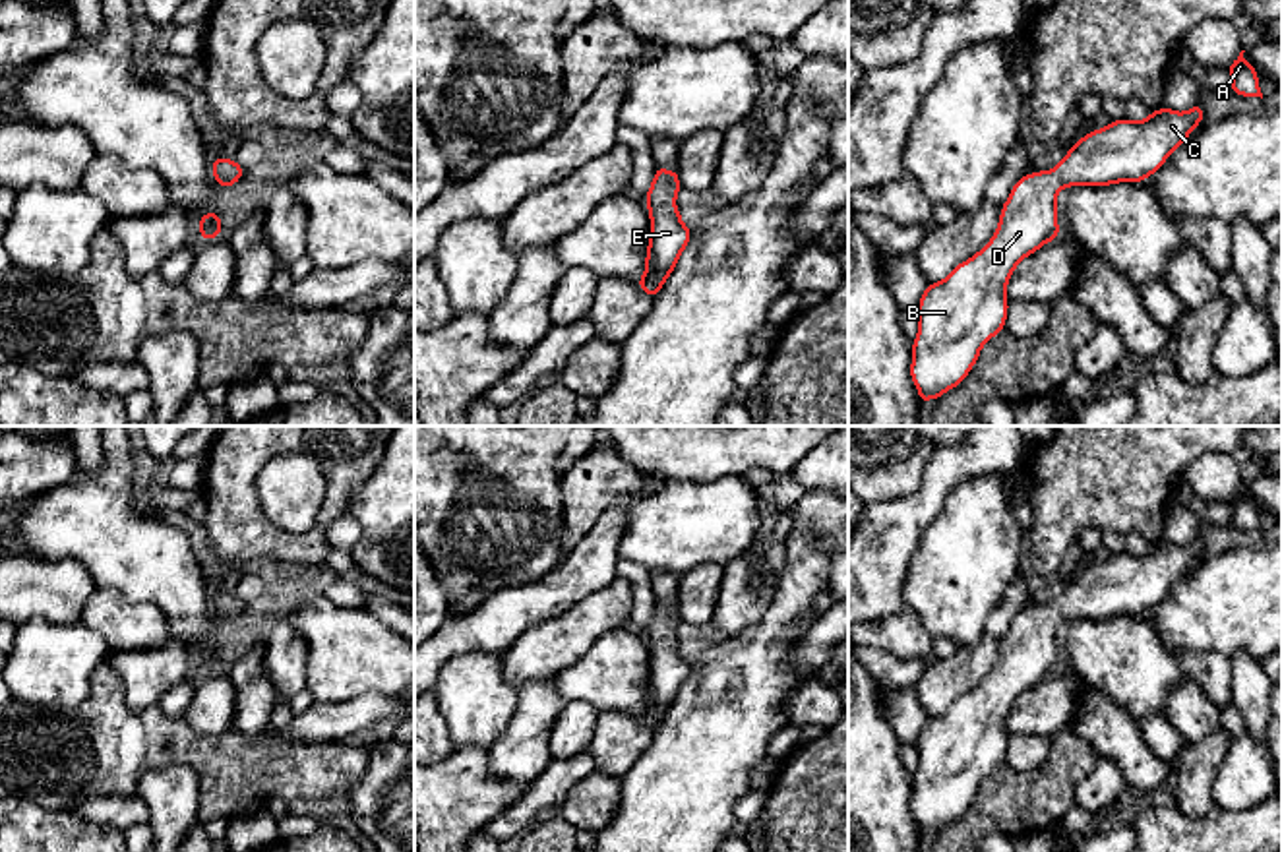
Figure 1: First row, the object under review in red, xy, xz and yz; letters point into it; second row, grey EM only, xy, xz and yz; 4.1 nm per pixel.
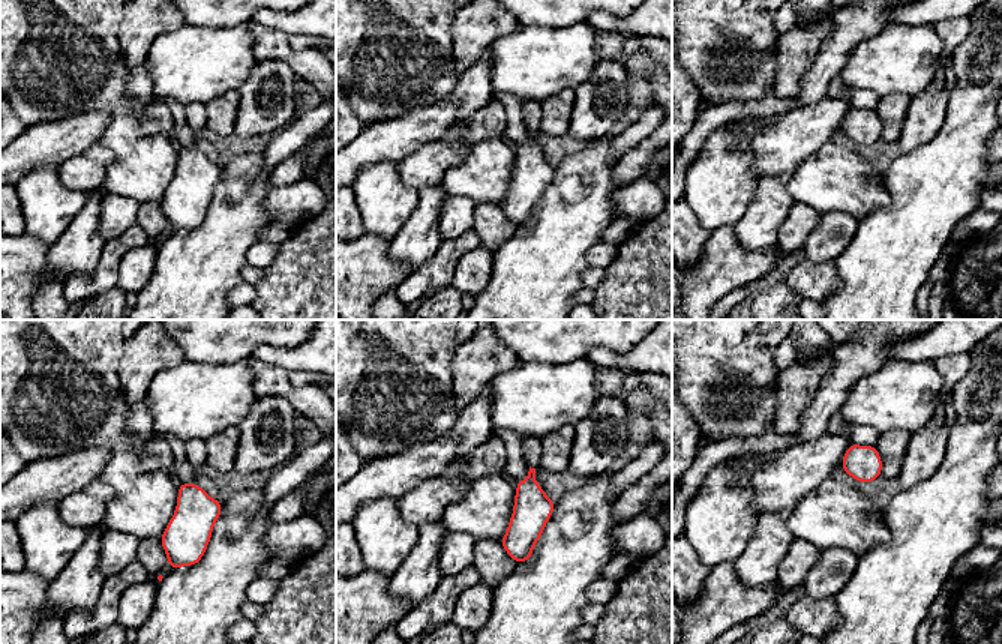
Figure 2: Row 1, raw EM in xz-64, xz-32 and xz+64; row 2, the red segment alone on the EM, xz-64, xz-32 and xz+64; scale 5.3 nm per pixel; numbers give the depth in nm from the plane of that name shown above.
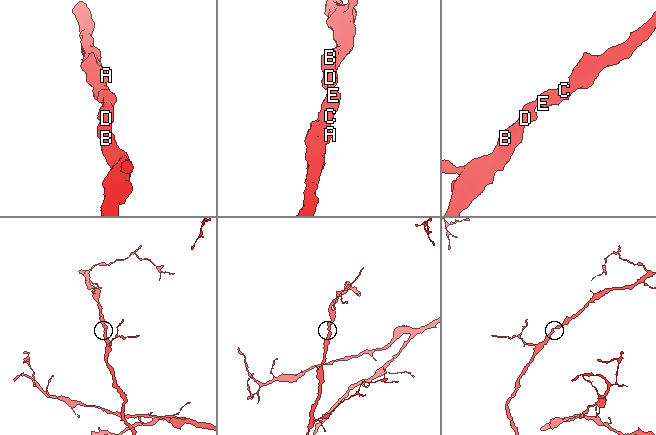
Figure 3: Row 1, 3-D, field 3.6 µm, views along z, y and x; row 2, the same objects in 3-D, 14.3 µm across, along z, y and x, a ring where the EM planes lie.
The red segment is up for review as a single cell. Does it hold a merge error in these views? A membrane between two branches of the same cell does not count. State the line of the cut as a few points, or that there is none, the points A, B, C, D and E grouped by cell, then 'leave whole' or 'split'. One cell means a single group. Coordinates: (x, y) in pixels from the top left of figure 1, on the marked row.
no cut; A B C D E; leave whole

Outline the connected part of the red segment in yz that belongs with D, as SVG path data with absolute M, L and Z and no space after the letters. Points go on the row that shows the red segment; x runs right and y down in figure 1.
M1197 101L1187 112L1162 106L1141 122L1112 120L1075 141L1055 168L1028 172L1015 182L992 240L943 281L928 283L916 306L910 380L920 405L955 389L974 368L982 347L1005 329L1005 289L1015 267L1061 236L1059 190L1145 182L1203 118Z

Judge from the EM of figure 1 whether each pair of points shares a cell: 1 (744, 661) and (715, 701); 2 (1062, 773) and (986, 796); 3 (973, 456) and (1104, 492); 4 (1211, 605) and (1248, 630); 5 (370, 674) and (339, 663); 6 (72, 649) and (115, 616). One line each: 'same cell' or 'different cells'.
1: same cell
2: same cell
3: different cells
4: same cell
5: same cell
6: different cells

